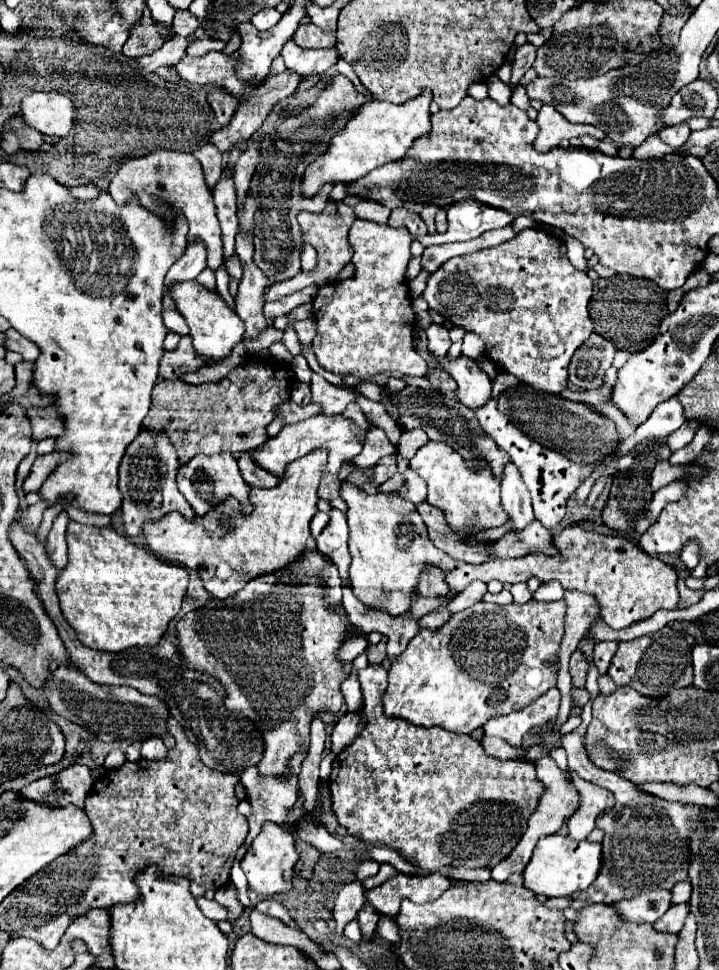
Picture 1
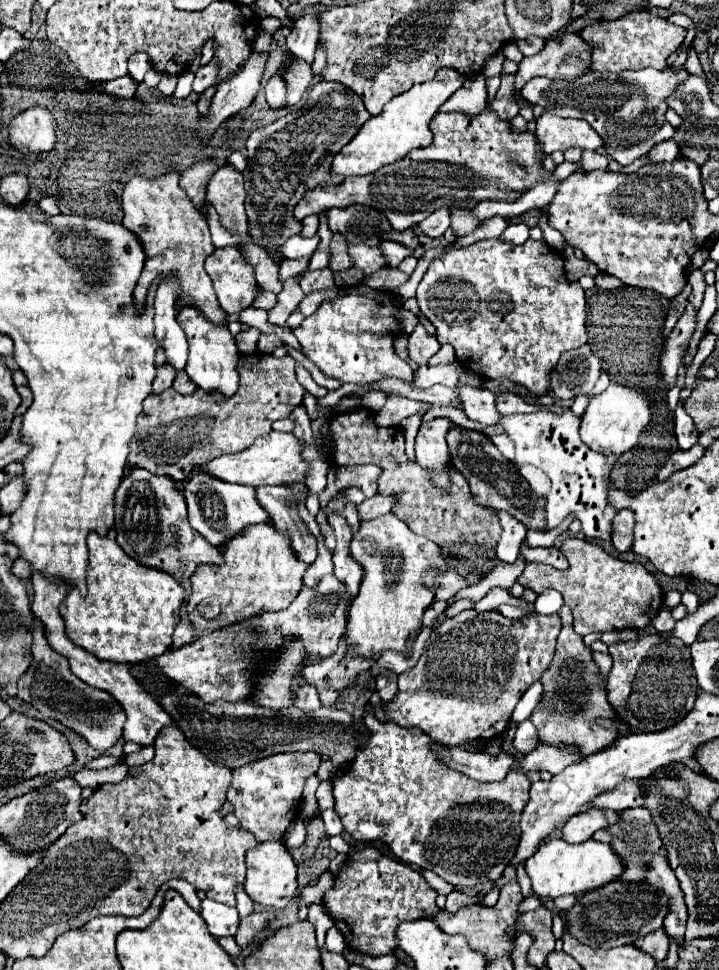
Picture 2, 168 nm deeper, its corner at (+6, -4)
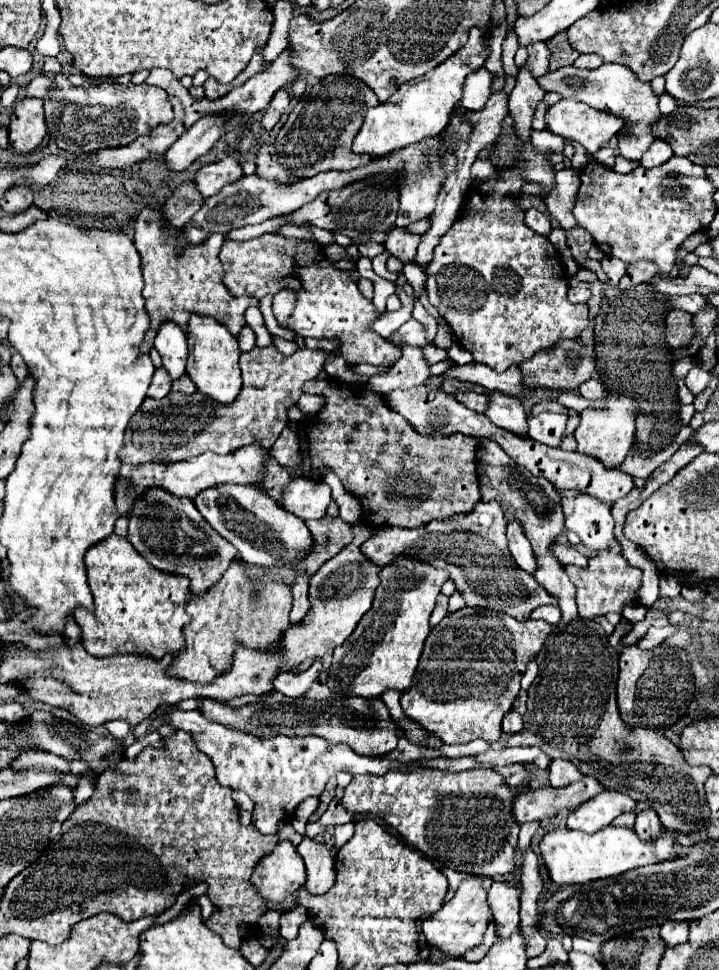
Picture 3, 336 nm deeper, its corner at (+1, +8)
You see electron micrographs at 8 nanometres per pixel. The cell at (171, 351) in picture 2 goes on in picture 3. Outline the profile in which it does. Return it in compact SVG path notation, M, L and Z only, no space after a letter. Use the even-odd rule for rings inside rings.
M167 320L155 336L155 348L163 358L163 364L173 380L185 372L187 362L187 334L179 324Z

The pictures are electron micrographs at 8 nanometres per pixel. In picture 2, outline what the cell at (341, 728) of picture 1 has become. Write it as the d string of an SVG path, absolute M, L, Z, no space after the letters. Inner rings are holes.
M464 610L460 612L458 616L454 618L446 618L438 628L434 628L434 632L430 634L428 642L426 642L426 656L420 656L418 664L400 674L398 676L398 688L400 692L396 694L394 702L390 702L388 706L384 706L384 712L386 712L386 718L390 722L396 722L398 726L416 726L420 728L426 736L430 736L432 740L438 740L440 744L444 746L460 746L464 742L472 742L472 740L490 740L490 738L498 738L504 734L508 722L510 722L510 716L514 712L514 706L516 702L520 700L520 696L526 692L528 684L540 680L544 668L548 668L548 664L552 662L552 656L554 656L554 648L556 648L556 638L558 638L558 632L560 632L560 618L558 614L550 614L550 616L540 616L540 614L530 614L518 622L512 622L508 618L504 618L500 612L476 612L476 610Z

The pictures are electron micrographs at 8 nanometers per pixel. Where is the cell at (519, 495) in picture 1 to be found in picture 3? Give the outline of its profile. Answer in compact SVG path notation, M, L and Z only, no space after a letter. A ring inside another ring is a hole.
M511 520L507 524L507 542L509 542L509 552L513 556L513 560L517 562L517 566L529 574L535 572L535 556L531 550L531 544L527 540L527 536L521 532L521 524L517 524L517 520Z

